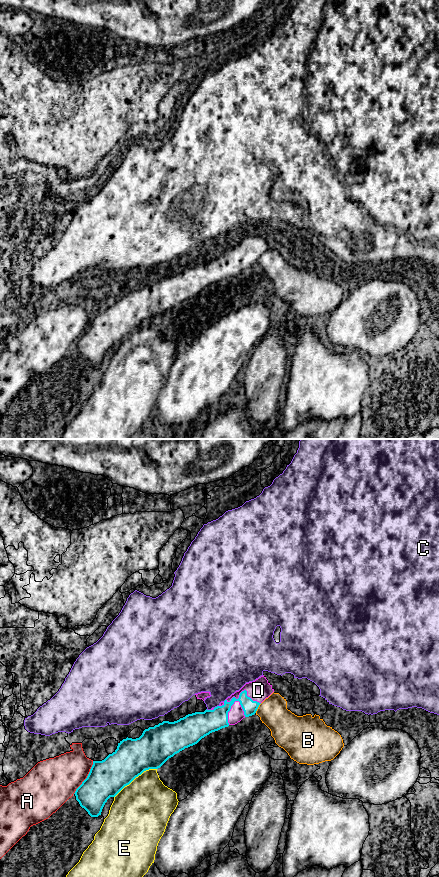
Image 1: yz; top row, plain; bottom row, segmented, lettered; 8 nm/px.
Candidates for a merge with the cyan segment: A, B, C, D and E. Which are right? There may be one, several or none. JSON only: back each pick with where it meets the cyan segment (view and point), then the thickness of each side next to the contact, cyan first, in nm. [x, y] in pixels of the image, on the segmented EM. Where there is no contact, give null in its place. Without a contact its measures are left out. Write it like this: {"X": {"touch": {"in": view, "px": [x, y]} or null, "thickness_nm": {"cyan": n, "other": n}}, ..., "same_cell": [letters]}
{"D": {"touch": {"in": "yz", "px": [231, 705]}, "thickness_nm": {"cyan": 180, "other": 170}}, "same_cell": ["D"]}

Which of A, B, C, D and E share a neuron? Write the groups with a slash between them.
A / B / C / D / E

